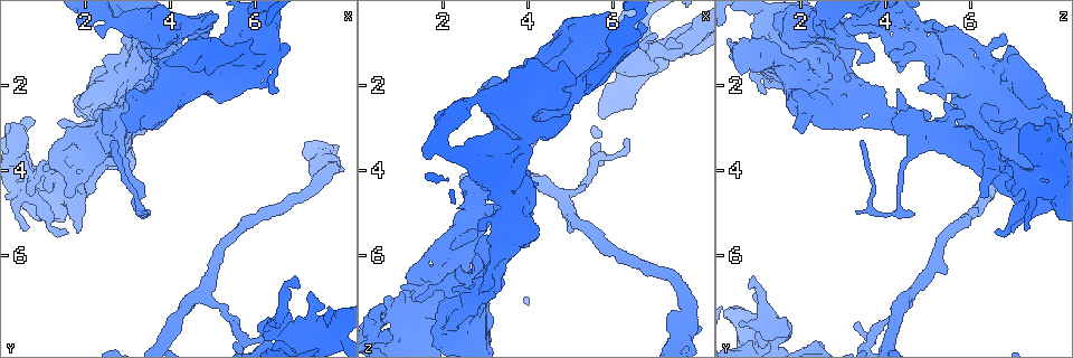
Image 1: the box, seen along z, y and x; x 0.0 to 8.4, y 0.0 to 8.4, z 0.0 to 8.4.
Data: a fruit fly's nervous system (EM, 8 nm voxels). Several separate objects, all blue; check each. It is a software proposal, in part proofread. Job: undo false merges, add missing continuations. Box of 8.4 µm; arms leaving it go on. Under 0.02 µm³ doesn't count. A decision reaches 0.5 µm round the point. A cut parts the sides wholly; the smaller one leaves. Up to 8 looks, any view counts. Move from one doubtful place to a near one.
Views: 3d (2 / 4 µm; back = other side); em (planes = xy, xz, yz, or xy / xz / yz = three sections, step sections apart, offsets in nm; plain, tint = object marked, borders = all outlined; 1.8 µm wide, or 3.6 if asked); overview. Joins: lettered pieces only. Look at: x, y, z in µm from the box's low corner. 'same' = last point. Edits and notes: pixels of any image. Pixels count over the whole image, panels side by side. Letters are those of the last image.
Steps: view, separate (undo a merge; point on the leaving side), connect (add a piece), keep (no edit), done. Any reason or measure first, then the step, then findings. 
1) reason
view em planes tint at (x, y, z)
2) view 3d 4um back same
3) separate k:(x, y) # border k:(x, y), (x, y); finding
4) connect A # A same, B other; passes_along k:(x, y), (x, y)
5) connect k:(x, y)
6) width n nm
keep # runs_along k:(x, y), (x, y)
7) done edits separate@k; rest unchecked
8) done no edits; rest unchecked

view em xy step 8 borders at (7.35, 7.85, 1.25)

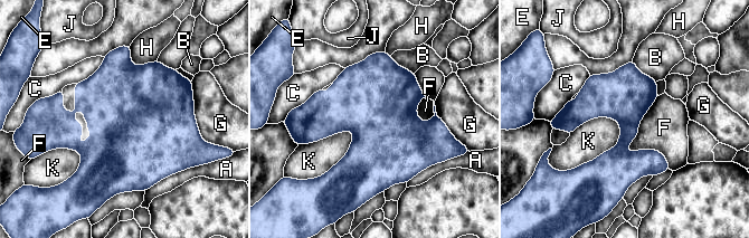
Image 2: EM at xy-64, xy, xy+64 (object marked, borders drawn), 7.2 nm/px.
width 340 nm
keep # A other, B other, C other, E other, F other, G other, H other, J other, K other; border 2:(615, 118), (618, 142), (567, 171); continuous, no second neuron

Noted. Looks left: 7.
view em xz step 4 borders at (7.60, 3.75, 7.85)

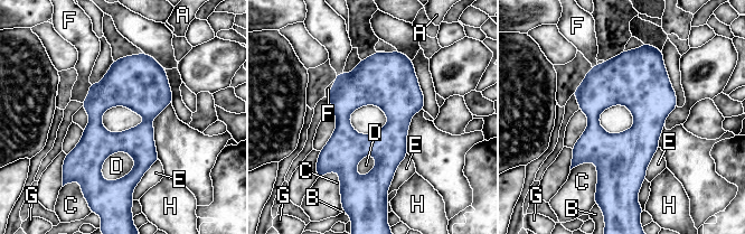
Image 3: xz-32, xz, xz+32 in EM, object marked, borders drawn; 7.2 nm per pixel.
another direction
view em yz step 8 borders same

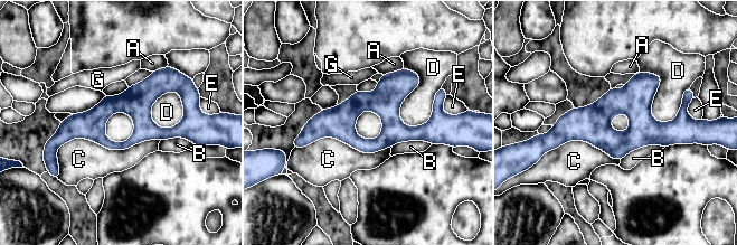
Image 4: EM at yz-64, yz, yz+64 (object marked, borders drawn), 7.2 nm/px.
keep # A other, B other, C other, D other, E other, G other; runs_along 4:(683, 111), (668, 132), (554, 140); all the same neuron

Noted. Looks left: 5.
a narrow waist
view em planes borders at (0.50, 3.65, 7.85)

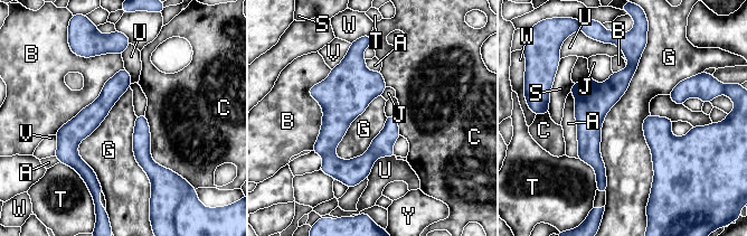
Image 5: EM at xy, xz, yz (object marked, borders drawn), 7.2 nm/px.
width 90 nm
keep # A other, B other, C other, G other, J other, S other, T other, U other, V other, W other, Y other; border 5:(646, 45), (602, 125), (605, 191); one neuron here

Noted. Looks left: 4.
done no edits; rest unchecked

